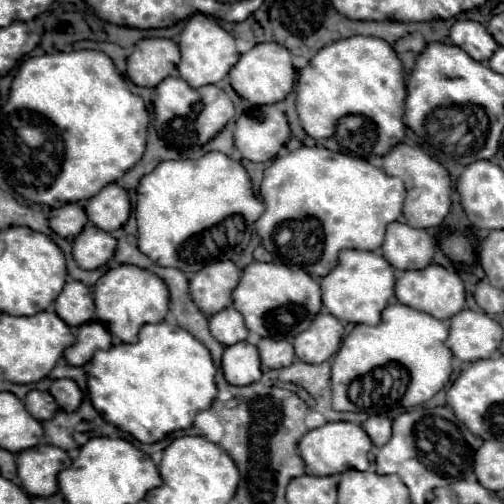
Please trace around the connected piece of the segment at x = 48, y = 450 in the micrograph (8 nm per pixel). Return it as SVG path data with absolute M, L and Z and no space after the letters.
M39 445L17 455L17 475L31 497L53 495L57 491L57 473L69 465L69 455L53 445Z

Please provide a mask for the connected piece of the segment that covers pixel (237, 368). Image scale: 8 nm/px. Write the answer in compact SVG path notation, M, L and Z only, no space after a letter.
M241 341L233 347L227 347L223 353L223 375L231 385L249 385L261 379L261 361L257 355L257 347Z

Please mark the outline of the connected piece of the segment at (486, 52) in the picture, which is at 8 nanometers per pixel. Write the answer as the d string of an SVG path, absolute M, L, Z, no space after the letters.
M471 19L455 21L449 31L449 39L453 45L461 47L467 55L471 55L475 61L481 63L485 63L499 47L497 41L487 33L487 29Z

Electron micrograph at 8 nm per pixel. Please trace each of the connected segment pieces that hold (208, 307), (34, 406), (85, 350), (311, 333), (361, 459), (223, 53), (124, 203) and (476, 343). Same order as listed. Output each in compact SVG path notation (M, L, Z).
M233 261L213 263L197 271L189 281L189 293L195 305L209 317L229 307L231 291L241 279L241 269Z
M29 391L25 397L25 409L37 419L37 421L45 421L45 419L53 419L53 415L57 413L57 403L51 397L51 393L47 391Z
M91 321L79 327L77 341L73 343L73 347L65 349L65 359L69 365L83 367L85 363L91 361L97 349L109 349L109 347L111 347L111 333L107 331L107 327L99 321Z
M319 313L311 327L293 339L295 355L305 363L323 363L333 357L343 337L343 323L329 313Z
M333 421L333 423L325 423L323 427L317 427L309 433L305 433L299 441L299 451L305 461L305 473L325 477L325 475L343 473L347 469L367 471L367 467L369 467L367 453L371 449L371 445L373 443L371 443L369 435L365 435L361 425L347 423L347 421Z
M195 13L187 19L187 25L181 31L179 49L183 55L183 61L179 61L177 69L179 69L179 75L191 87L203 87L209 83L219 83L239 59L235 39L215 19L203 15L203 13Z
M109 183L109 187L103 187L85 203L85 213L93 225L111 233L119 229L131 213L129 195L117 183Z
M463 309L451 317L451 331L445 345L461 361L479 361L497 353L503 329L497 321L479 311Z

